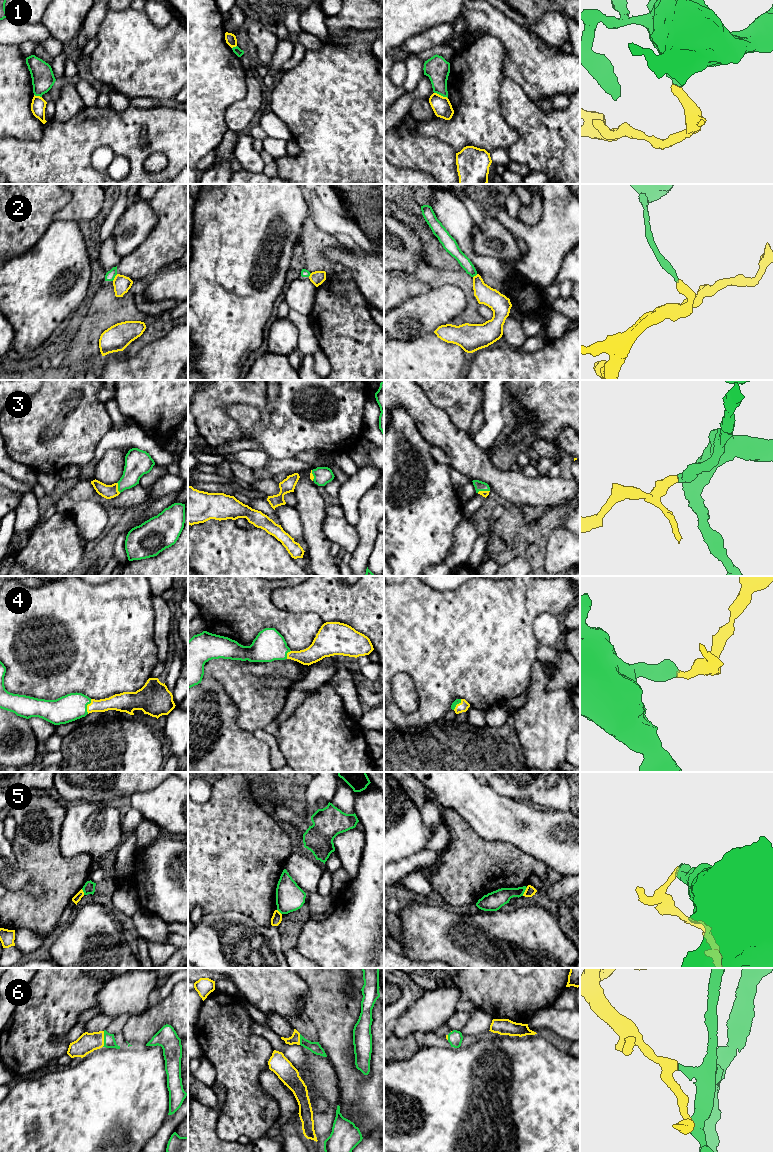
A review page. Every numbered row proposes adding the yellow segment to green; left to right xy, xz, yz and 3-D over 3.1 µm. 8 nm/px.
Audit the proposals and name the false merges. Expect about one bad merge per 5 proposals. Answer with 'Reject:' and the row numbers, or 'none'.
Reject: 1, 2, 5

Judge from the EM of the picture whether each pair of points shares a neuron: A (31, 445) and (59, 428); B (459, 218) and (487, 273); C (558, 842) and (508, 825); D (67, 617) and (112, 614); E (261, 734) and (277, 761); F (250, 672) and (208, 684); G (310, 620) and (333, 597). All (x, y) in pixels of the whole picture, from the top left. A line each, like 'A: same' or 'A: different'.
A: same
B: same
C: same
D: same
E: same
F: different
G: different

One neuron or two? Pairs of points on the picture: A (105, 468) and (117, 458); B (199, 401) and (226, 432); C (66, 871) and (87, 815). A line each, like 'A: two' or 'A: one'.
A: one
B: one
C: two

